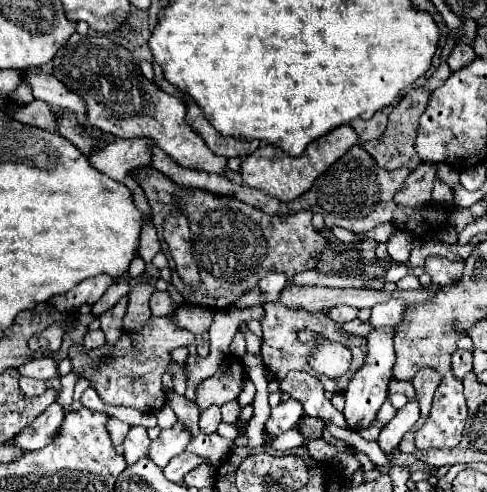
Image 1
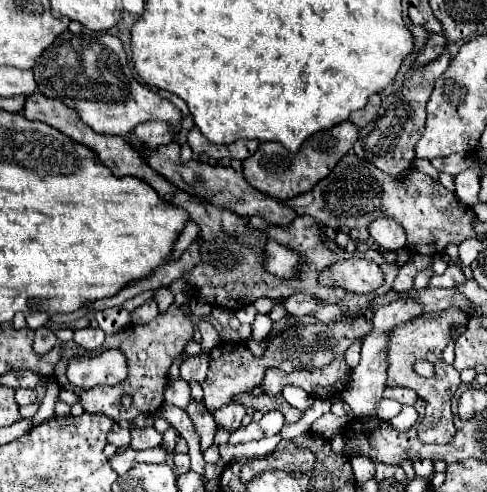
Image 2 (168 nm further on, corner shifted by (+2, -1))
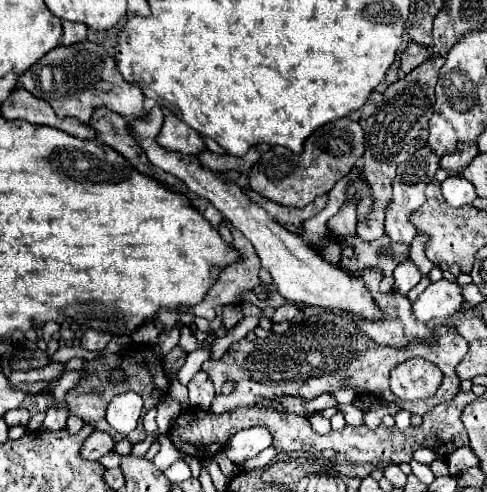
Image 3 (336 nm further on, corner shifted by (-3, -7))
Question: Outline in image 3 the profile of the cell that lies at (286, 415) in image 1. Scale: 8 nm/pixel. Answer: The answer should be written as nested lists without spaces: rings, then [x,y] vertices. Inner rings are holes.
[[[254,426],[254,428],[236,432],[228,440],[224,452],[234,464],[240,464],[240,462],[254,458],[268,446],[272,446],[272,434],[268,434],[268,430],[264,426]]]

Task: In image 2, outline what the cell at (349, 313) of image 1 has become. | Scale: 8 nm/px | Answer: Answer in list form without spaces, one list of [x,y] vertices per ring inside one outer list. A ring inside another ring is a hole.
[[[293,294],[283,302],[283,308],[287,310],[287,314],[293,316],[307,316],[311,314],[315,308],[321,308],[319,302],[315,302],[315,298],[307,296],[307,294]]]

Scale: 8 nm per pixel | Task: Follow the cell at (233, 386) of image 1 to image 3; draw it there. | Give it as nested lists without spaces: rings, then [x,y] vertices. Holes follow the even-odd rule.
[[[326,314],[326,316],[300,316],[294,326],[290,326],[282,334],[270,334],[268,338],[258,338],[256,342],[238,340],[234,342],[228,352],[220,360],[206,360],[202,370],[212,378],[216,386],[216,396],[212,402],[212,412],[222,414],[226,410],[238,408],[238,406],[254,406],[256,396],[266,398],[278,398],[280,394],[292,394],[292,396],[304,396],[314,398],[322,392],[334,392],[340,386],[354,386],[358,394],[374,394],[376,398],[384,402],[398,402],[404,410],[410,410],[412,414],[426,414],[436,404],[442,404],[446,400],[452,400],[460,392],[460,378],[456,374],[458,362],[468,352],[468,342],[458,334],[452,332],[452,328],[434,328],[432,334],[436,340],[432,344],[408,344],[404,348],[392,348],[384,344],[376,344],[366,334],[362,334],[354,320]],[[420,356],[442,368],[446,386],[436,392],[436,396],[428,400],[400,400],[394,396],[394,392],[388,388],[388,376],[394,366],[400,362]],[[226,380],[236,380],[238,386],[232,394],[224,396],[220,392],[222,384]]]

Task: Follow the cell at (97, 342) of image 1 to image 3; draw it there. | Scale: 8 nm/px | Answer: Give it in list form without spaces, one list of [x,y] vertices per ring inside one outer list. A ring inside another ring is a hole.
[[[88,330],[82,336],[82,348],[90,350],[90,352],[100,352],[106,348],[106,344],[110,342],[110,334],[108,332],[96,332],[96,330]]]

